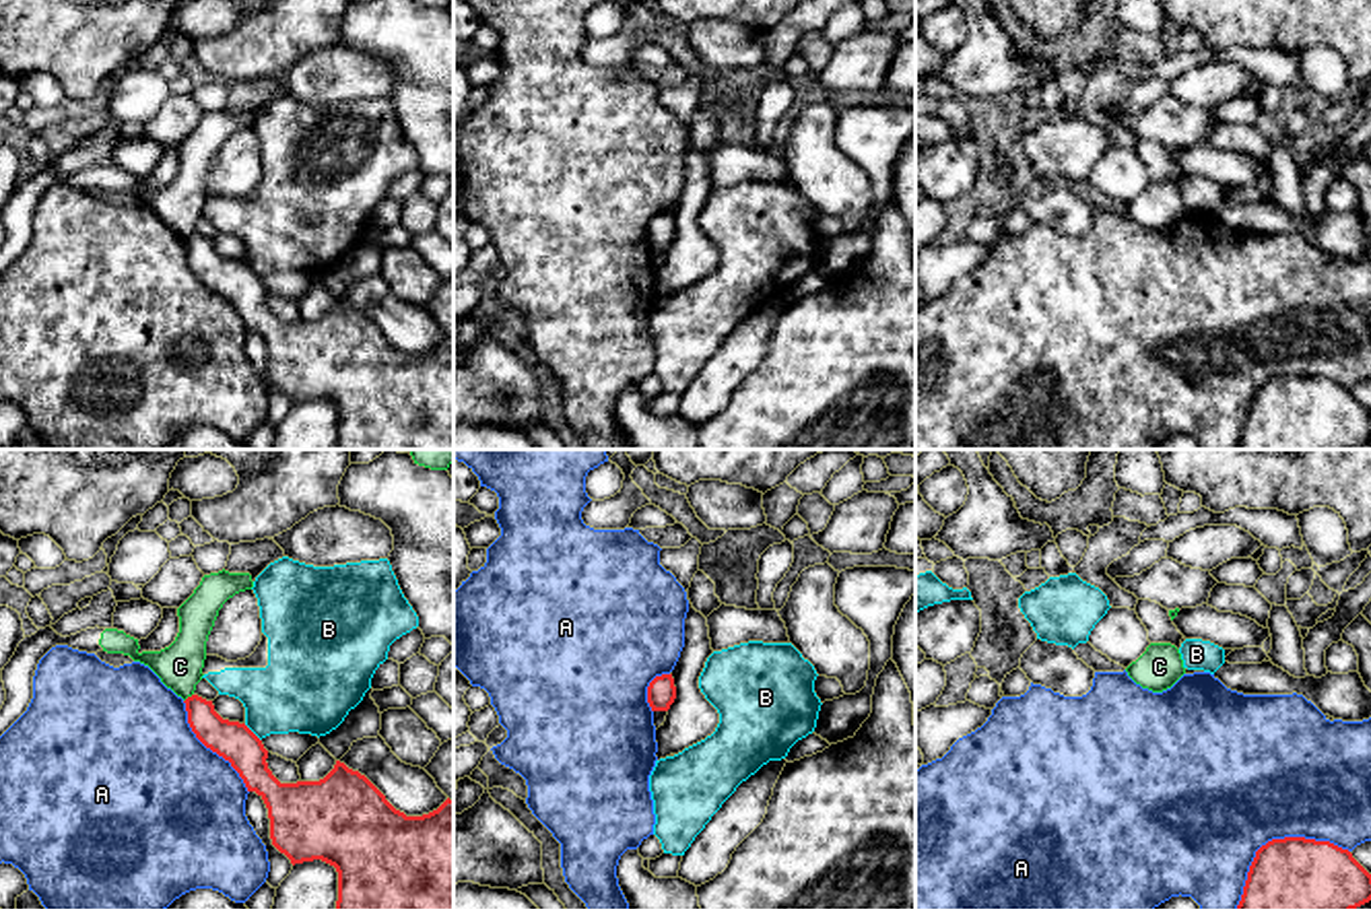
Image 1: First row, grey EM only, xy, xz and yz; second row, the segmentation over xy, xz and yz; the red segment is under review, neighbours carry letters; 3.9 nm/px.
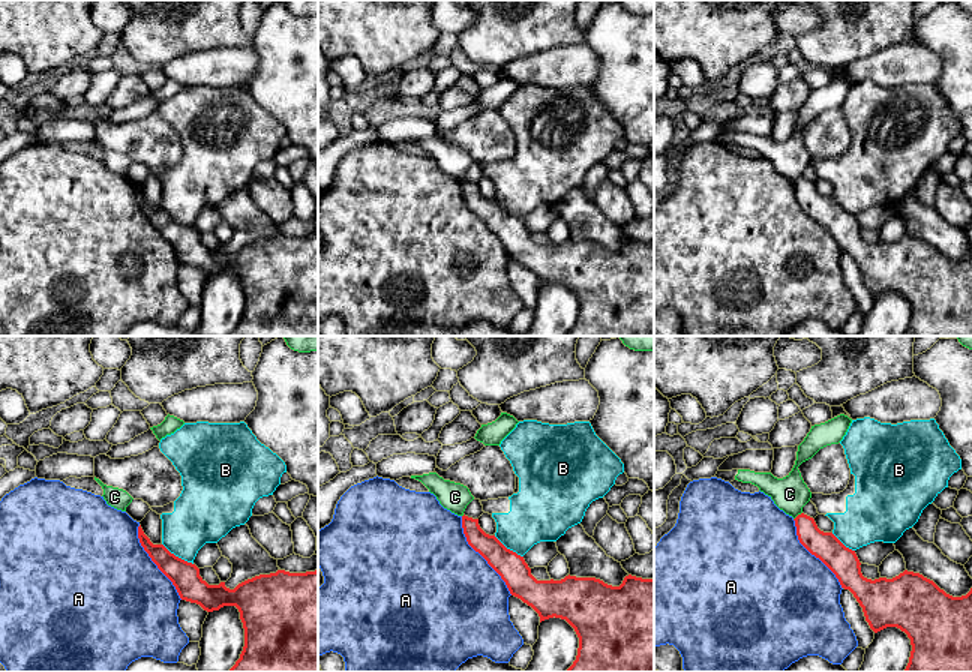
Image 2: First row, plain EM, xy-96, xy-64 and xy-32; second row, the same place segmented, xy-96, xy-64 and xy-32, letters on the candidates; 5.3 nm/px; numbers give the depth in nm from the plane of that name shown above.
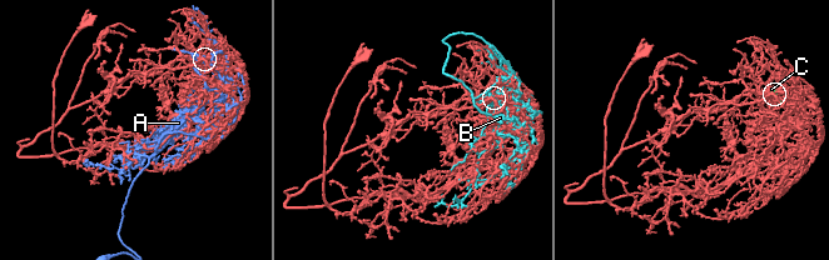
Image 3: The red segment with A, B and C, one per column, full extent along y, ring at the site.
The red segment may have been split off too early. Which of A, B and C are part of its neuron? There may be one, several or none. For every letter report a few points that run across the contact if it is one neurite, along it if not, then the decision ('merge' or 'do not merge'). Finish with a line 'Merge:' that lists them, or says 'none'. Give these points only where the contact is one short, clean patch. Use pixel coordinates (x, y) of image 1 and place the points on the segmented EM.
A: do not merge
B: do not merge
C: line xy (192, 693), (184, 701); do not merge
Merge: none

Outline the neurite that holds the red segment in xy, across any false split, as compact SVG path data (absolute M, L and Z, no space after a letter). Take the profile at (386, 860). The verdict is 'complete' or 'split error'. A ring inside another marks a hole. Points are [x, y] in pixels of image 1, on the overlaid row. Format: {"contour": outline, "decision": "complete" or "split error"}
{"contour": "M198 695L186 701L188 723L196 738L231 763L243 779L247 792L256 792L270 818L272 845L291 864L322 860L338 872L336 909L454 909L454 800L445 800L437 810L423 816L406 816L396 810L386 796L359 771L336 761L334 769L320 781L280 783L268 769L268 750L262 740L239 721L223 719L212 701Z", "decision": "complete"}

